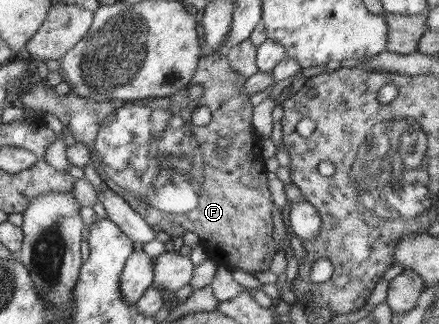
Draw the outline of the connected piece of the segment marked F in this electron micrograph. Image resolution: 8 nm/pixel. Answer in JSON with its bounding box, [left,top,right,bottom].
[16,51,276,275]

